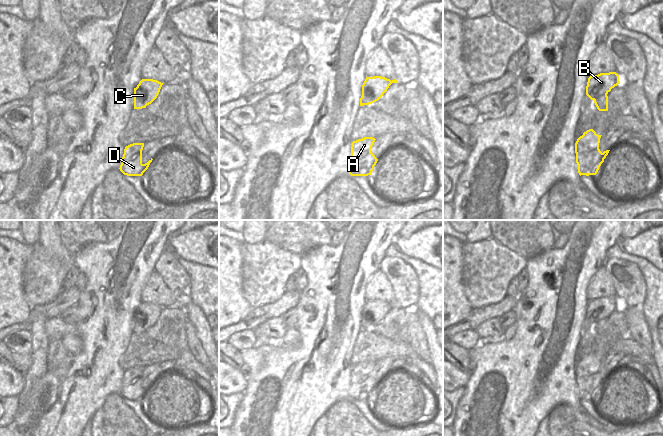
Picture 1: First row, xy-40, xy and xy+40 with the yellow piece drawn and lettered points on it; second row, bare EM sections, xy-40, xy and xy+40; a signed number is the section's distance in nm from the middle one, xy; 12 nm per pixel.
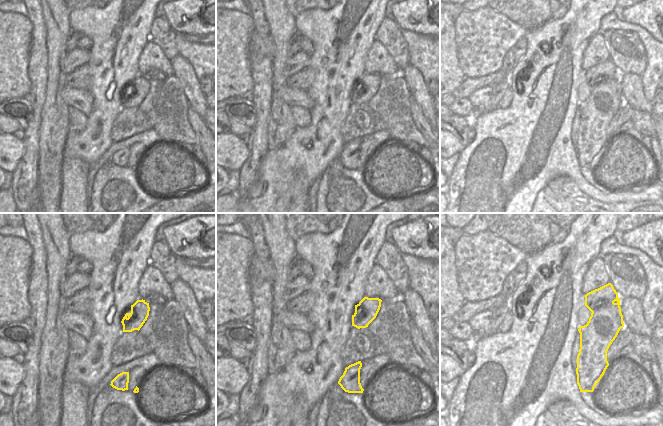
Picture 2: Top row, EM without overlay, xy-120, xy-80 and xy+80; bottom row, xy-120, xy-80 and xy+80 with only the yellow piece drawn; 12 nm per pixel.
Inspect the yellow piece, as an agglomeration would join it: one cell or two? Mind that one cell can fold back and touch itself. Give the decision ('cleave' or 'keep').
keep

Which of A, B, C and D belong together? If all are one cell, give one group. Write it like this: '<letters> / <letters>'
A B C D

